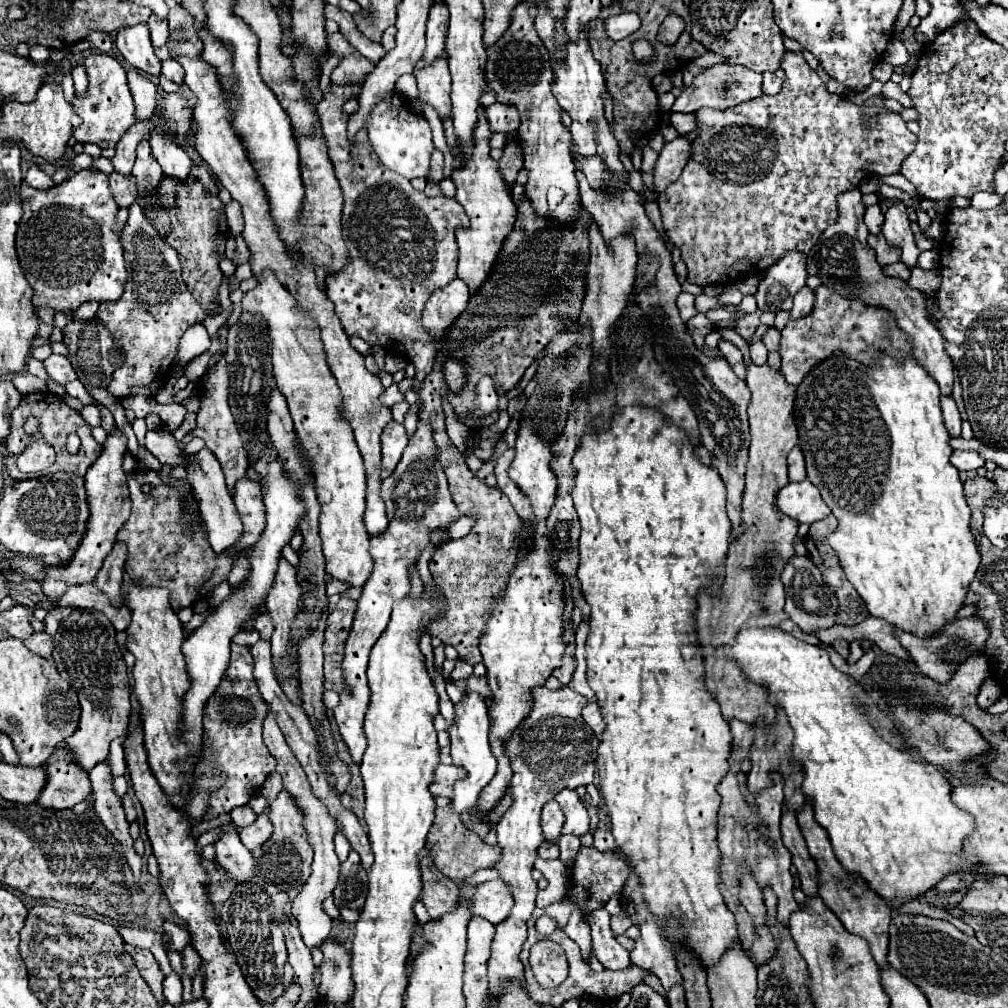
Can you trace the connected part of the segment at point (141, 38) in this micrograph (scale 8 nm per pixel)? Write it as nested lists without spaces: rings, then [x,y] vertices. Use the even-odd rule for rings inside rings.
[[[146,23],[118,31],[116,47],[124,57],[124,61],[136,67],[138,71],[152,77],[160,75],[160,59],[154,55],[154,47]]]

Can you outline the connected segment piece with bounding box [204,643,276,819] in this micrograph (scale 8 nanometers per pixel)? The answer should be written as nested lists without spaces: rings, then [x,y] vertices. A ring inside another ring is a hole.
[[[232,643],[232,657],[226,675],[204,707],[204,749],[208,751],[208,759],[216,761],[228,773],[226,785],[210,795],[210,811],[204,819],[212,819],[220,813],[232,811],[234,807],[246,805],[252,795],[258,795],[264,779],[276,767],[274,757],[262,741],[262,723],[268,715],[268,705],[258,691],[252,671],[254,661],[250,659],[248,647]]]

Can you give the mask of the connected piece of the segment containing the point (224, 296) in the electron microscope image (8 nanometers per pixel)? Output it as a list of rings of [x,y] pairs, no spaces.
[[[224,276],[219,289],[219,303],[225,311],[232,310],[232,302],[229,299],[230,285],[228,283],[228,277]]]

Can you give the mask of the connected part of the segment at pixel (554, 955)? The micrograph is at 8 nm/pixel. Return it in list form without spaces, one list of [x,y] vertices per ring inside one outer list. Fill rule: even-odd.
[[[542,939],[530,949],[530,965],[542,987],[558,987],[568,975],[566,955],[554,941]]]

